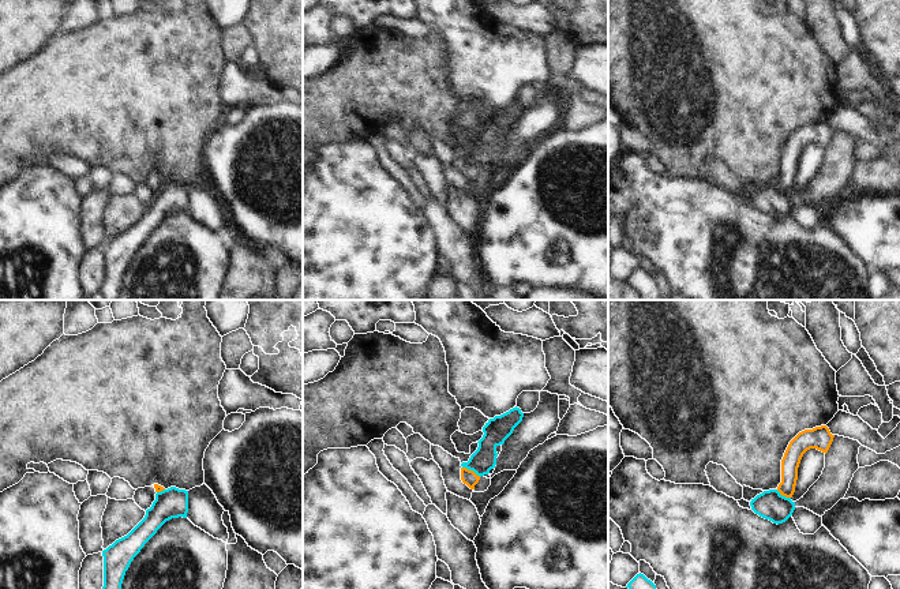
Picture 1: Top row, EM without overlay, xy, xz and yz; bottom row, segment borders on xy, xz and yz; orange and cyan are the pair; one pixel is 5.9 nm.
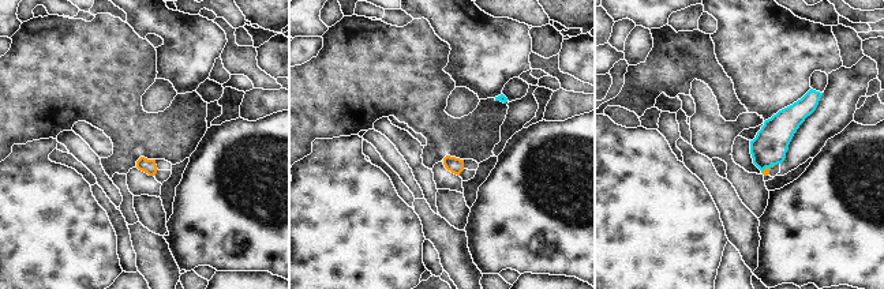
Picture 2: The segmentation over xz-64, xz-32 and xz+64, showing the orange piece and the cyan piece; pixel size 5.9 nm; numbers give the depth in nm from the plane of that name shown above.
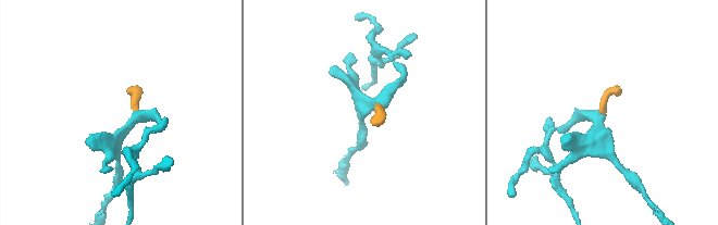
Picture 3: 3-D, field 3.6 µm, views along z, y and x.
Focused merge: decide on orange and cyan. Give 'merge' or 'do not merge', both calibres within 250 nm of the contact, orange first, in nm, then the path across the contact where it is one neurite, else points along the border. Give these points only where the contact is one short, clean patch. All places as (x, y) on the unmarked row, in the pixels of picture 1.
merge; 90 nm thick on the orange side, 150 nm on the other; runs through xz (469, 172), (472, 165), (483, 154)

